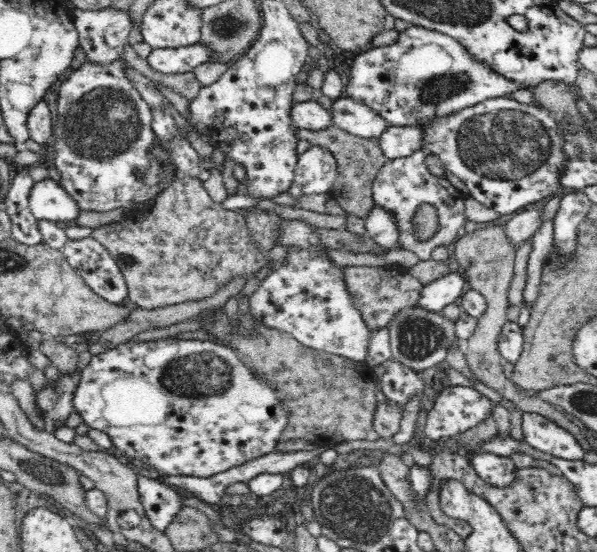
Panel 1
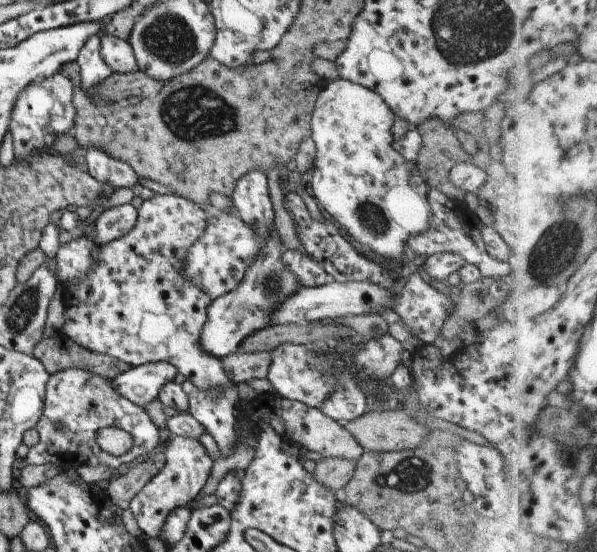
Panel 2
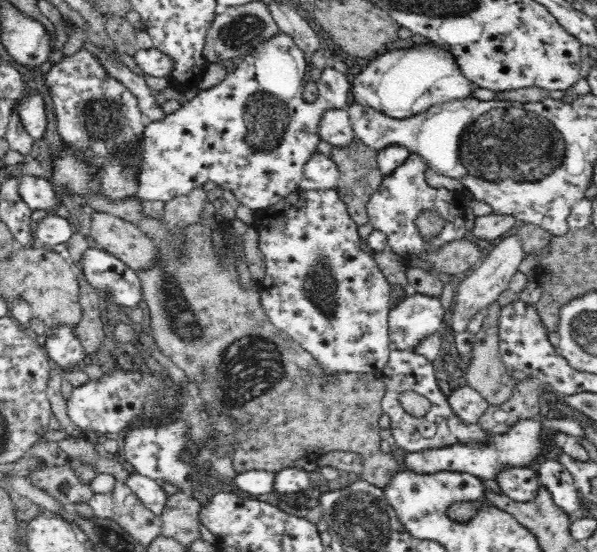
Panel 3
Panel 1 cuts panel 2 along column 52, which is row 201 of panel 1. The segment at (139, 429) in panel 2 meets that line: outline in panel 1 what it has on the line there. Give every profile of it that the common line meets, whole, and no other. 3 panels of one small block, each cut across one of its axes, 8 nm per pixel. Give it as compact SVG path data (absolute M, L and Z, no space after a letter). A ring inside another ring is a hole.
M420 150L404 158L390 159L378 171L373 180L372 195L373 205L382 207L392 213L394 225L398 227L398 244L400 248L414 252L420 261L430 259L431 252L439 246L452 247L454 240L462 234L465 215L466 195L457 190L448 179L434 177L425 162L426 151ZM429 203L438 211L439 229L437 233L427 241L418 241L414 235L412 216L418 210L420 204Z

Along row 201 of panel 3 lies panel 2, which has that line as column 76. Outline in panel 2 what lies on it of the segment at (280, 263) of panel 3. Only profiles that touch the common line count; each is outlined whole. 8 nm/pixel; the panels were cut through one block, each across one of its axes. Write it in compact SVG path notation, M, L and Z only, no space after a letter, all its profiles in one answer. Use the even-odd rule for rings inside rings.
M155 193L149 200L143 201L141 206L139 206L139 210L136 210L136 212L137 221L133 229L128 234L125 234L125 236L121 236L119 239L100 246L96 262L92 265L90 272L85 277L82 277L81 281L74 281L71 285L63 285L62 299L65 323L59 332L66 340L71 340L78 346L84 347L89 351L115 358L129 367L137 367L146 363L167 362L171 364L179 374L183 375L185 379L187 378L195 389L201 391L228 385L231 382L225 377L220 360L205 355L197 345L200 329L205 323L207 306L212 301L204 293L201 293L201 290L198 290L180 276L180 268L184 265L186 251L203 233L207 214L203 213L193 202L174 195L173 193L165 193L163 195L157 195Z

